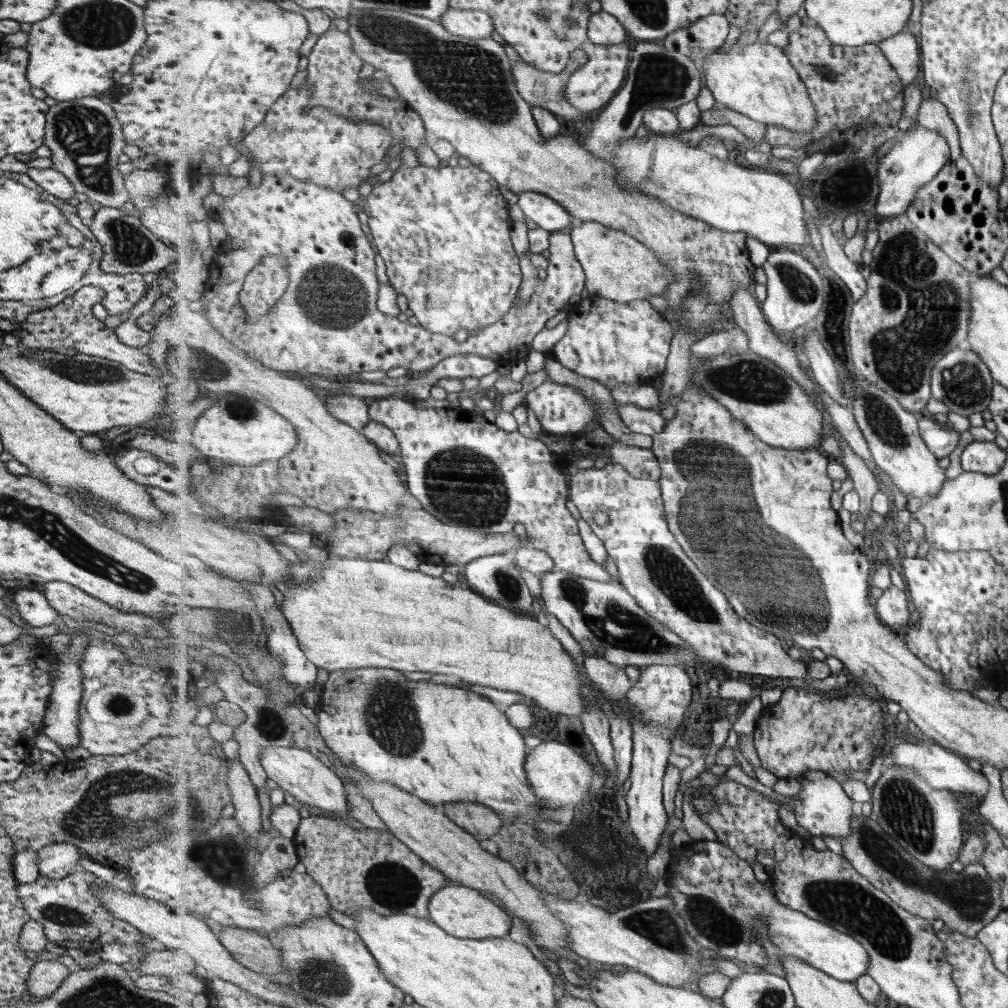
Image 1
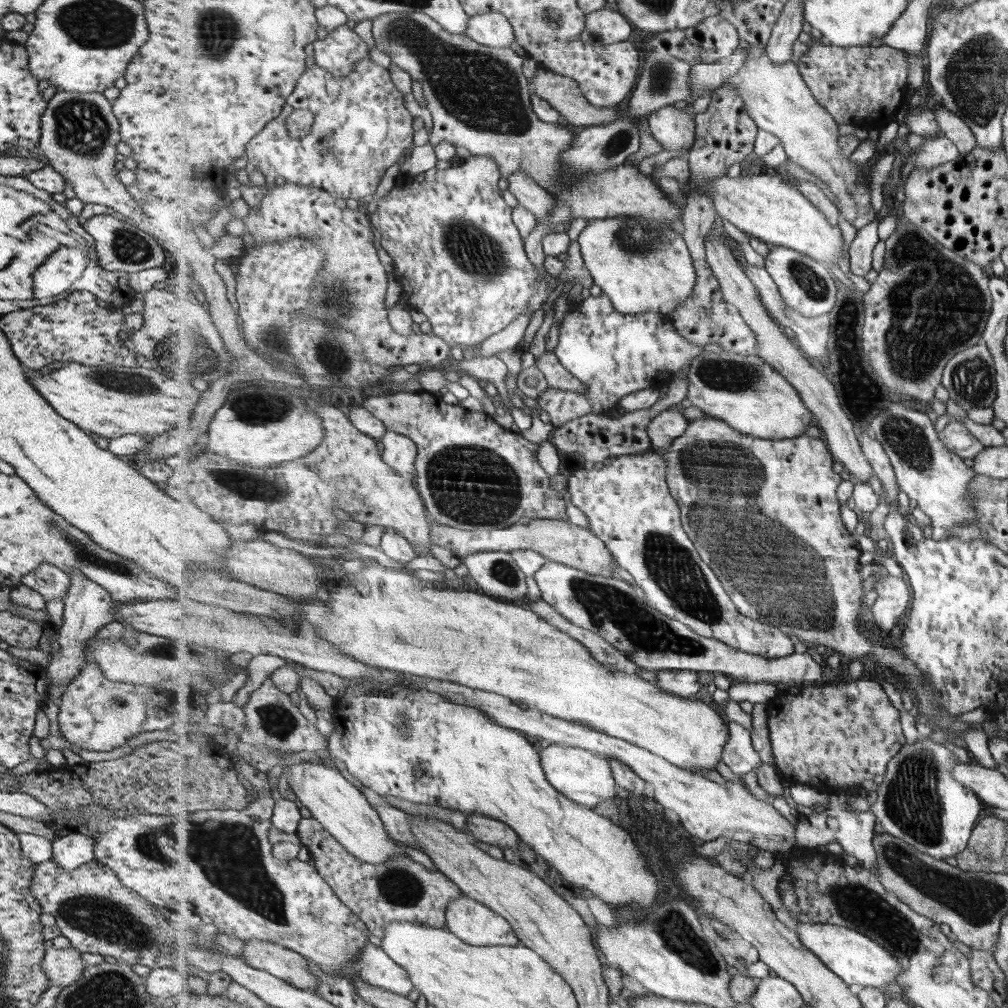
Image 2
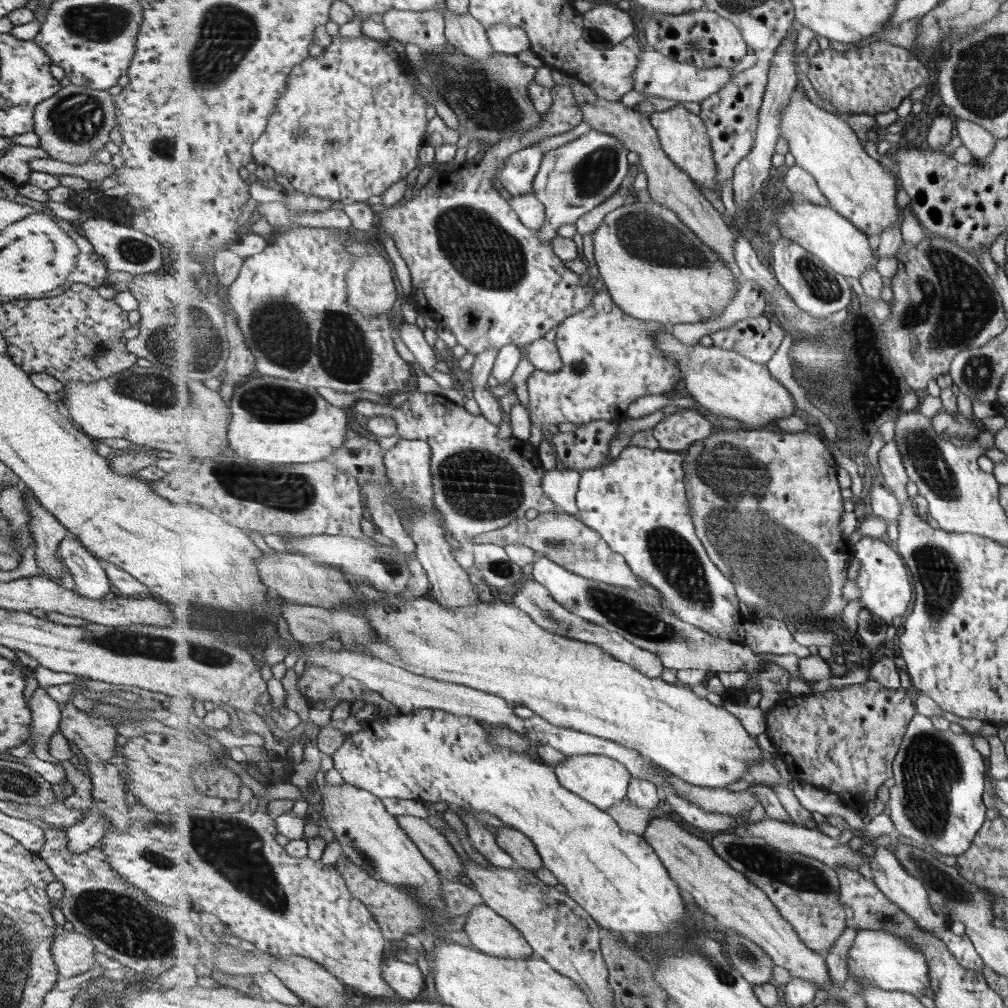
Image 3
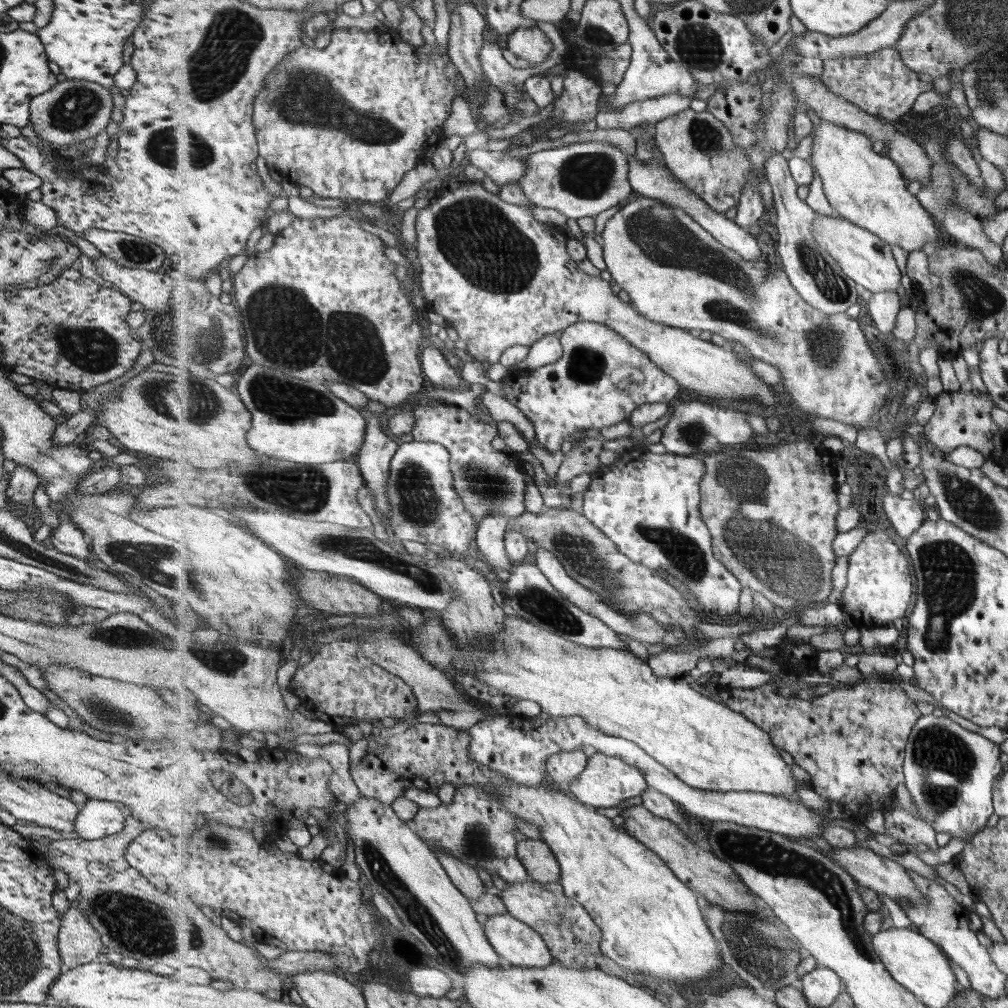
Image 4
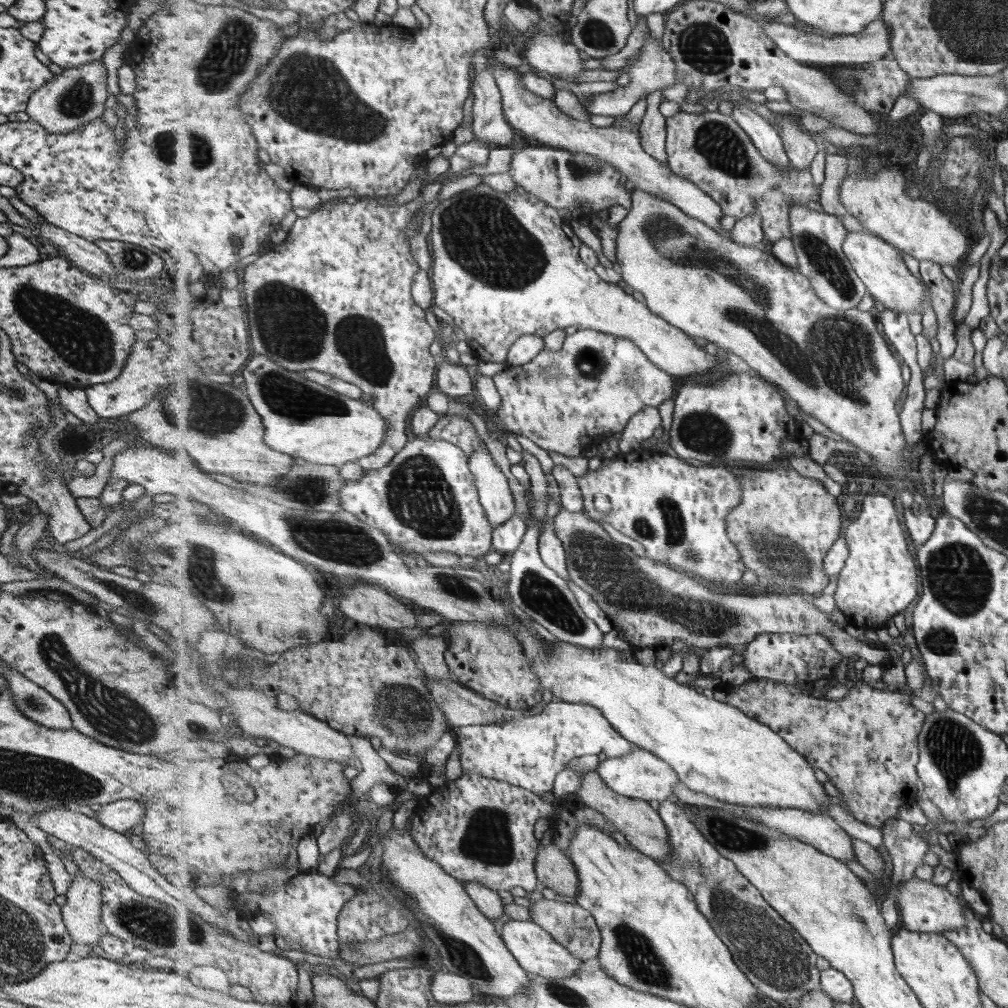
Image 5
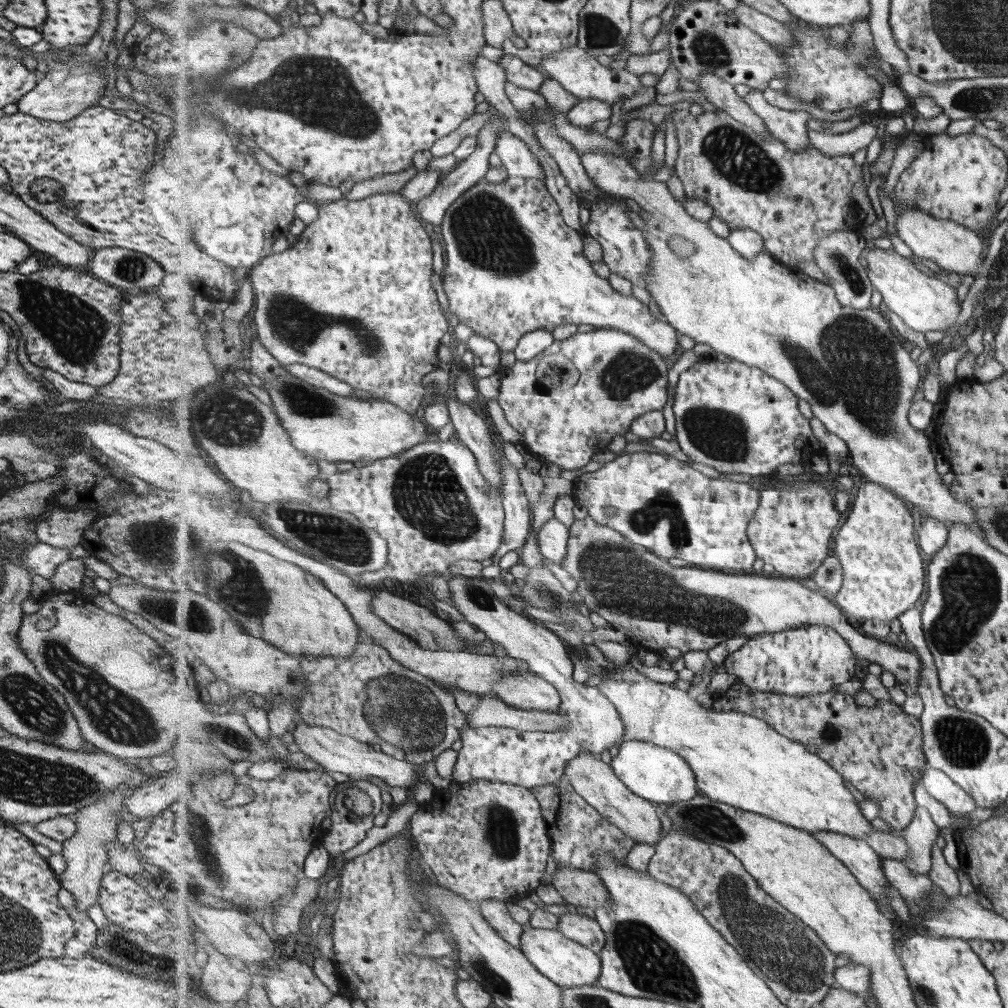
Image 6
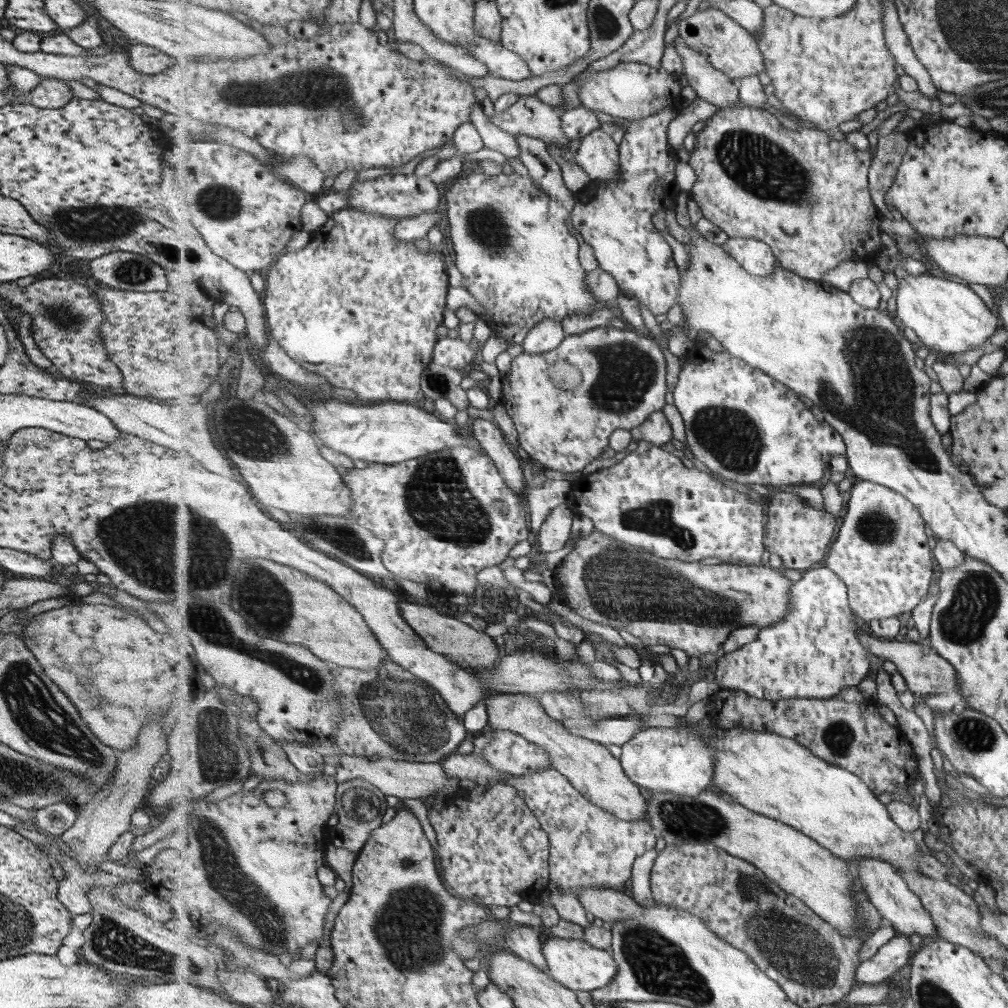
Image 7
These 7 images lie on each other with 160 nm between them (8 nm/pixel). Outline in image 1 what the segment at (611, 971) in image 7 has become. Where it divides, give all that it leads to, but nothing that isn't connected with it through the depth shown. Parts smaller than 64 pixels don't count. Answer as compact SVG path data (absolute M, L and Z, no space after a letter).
M457 884L450 885L435 892L435 897L430 903L429 918L435 921L443 930L457 938L507 938L513 928L513 918L489 898L481 896L477 890Z

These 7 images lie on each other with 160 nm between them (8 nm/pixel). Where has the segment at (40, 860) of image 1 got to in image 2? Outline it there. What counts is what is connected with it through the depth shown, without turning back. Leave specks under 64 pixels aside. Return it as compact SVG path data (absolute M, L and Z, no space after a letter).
M69 833L52 842L51 856L63 870L70 871L93 859L95 839L81 833Z

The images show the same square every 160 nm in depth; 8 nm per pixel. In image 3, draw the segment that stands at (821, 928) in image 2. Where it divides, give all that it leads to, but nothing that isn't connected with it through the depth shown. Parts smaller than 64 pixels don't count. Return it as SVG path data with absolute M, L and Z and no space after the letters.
M861 929L854 945L848 952L848 966L851 976L879 985L882 989L927 996L932 988L932 974L926 954L908 943L898 934L885 931Z

